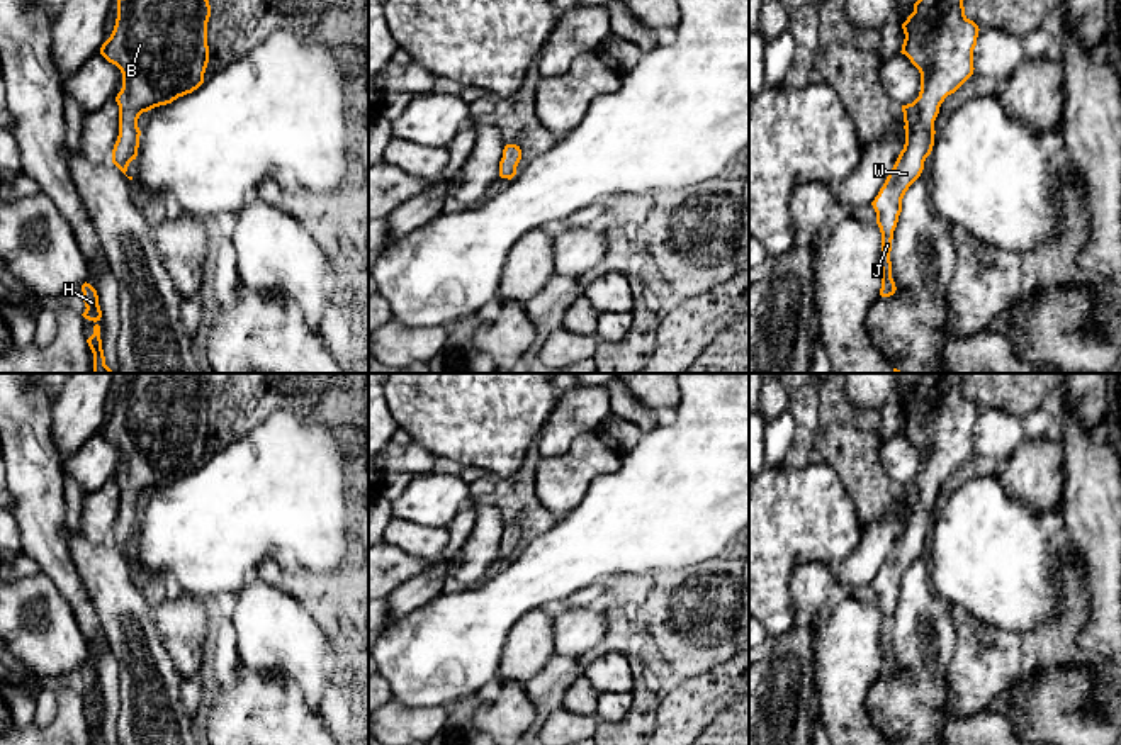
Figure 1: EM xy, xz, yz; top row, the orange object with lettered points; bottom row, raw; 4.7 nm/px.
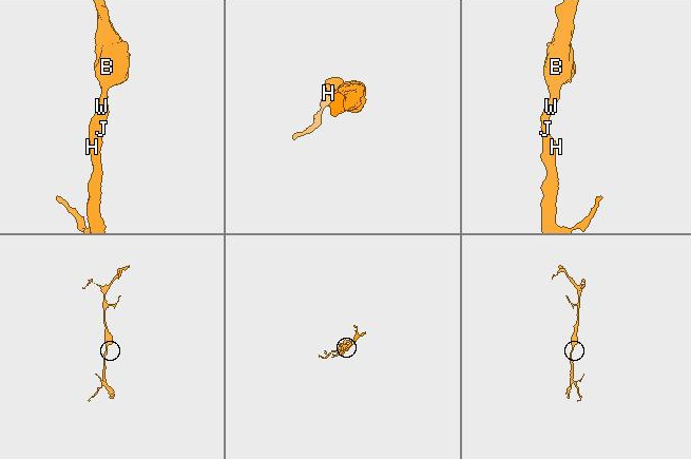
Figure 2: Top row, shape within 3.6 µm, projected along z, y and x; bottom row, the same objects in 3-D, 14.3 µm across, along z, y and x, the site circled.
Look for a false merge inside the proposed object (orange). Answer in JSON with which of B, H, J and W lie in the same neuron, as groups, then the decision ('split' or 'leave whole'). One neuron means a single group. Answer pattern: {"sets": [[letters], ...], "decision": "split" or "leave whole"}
{"sets": [["B", "H", "J", "W"]], "decision": "leave whole"}

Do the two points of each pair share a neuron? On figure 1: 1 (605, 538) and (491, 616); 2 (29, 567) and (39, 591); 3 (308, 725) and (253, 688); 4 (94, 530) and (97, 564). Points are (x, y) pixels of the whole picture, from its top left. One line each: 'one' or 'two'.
1: one
2: two
3: one
4: two

